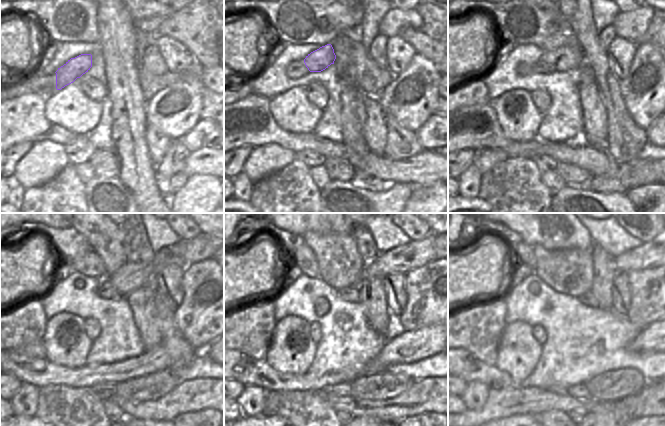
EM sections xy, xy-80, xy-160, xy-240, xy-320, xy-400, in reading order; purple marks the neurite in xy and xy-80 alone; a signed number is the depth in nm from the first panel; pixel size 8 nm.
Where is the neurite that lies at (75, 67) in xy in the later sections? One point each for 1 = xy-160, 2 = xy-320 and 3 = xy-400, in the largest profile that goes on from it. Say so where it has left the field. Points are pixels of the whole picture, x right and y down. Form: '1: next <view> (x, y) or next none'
1: next xy-160 (565, 58)
2: next xy-320 (416, 253)
3: next xy-400 (651, 254)

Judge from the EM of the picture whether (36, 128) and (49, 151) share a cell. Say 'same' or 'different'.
different

